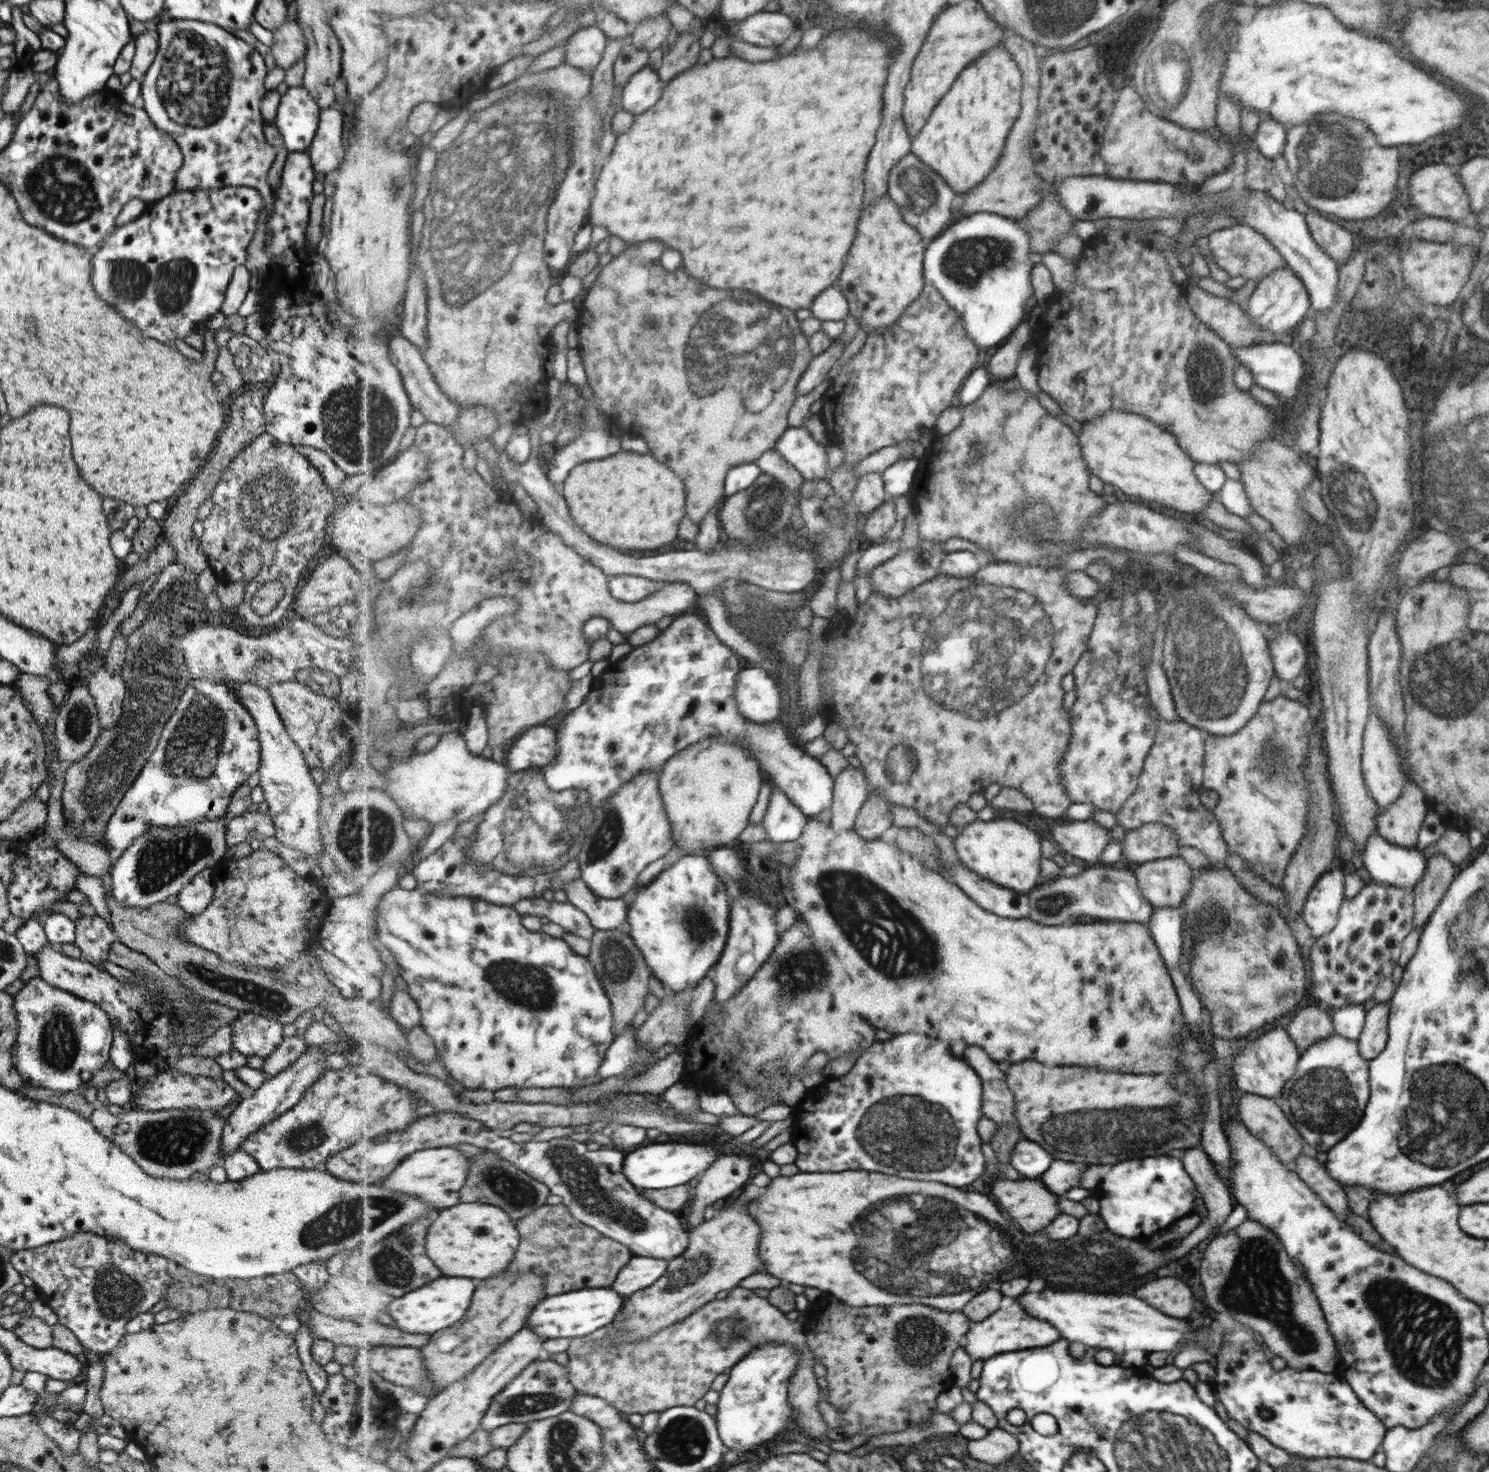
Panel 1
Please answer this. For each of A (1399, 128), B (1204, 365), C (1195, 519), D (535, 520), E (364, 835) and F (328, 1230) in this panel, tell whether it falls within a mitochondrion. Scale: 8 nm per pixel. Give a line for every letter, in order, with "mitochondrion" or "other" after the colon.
A: other
B: mitochondrion
C: other
D: other
E: mitochondrion
F: mitochondrion

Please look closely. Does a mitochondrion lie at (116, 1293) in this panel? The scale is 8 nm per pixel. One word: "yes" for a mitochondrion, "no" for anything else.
yes

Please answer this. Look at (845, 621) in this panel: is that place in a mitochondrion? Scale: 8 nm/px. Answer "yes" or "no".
no

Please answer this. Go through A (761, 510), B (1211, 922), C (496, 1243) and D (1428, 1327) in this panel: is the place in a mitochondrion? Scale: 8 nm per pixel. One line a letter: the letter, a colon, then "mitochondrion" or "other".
A: mitochondrion
B: mitochondrion
C: other
D: mitochondrion

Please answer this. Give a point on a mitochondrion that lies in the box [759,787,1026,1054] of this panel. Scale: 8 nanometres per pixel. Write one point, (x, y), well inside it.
(860, 908)

